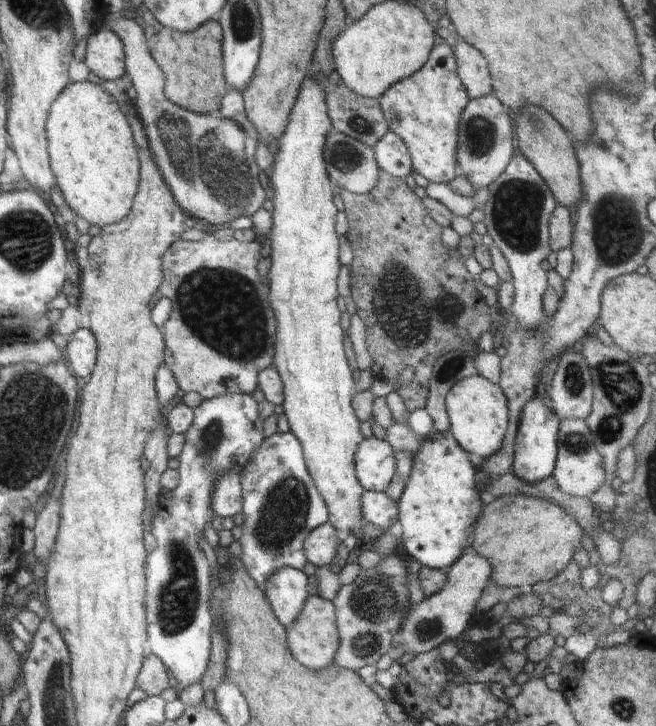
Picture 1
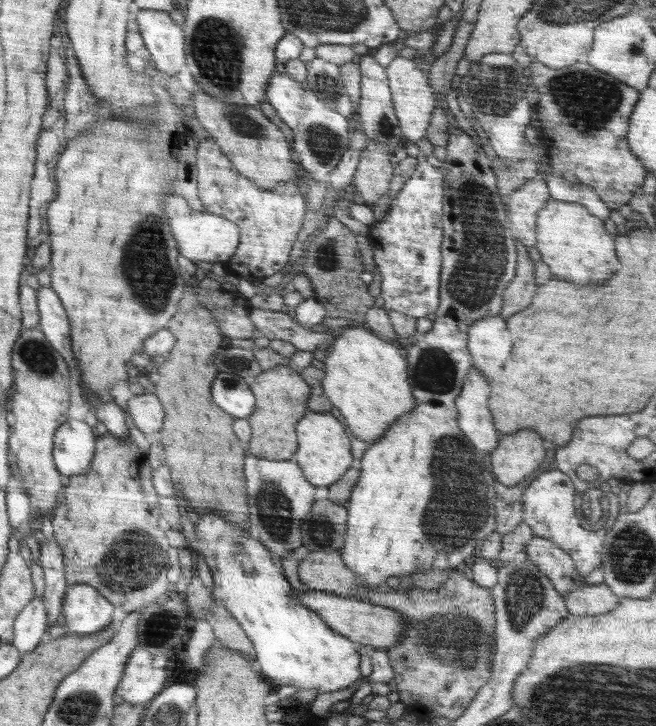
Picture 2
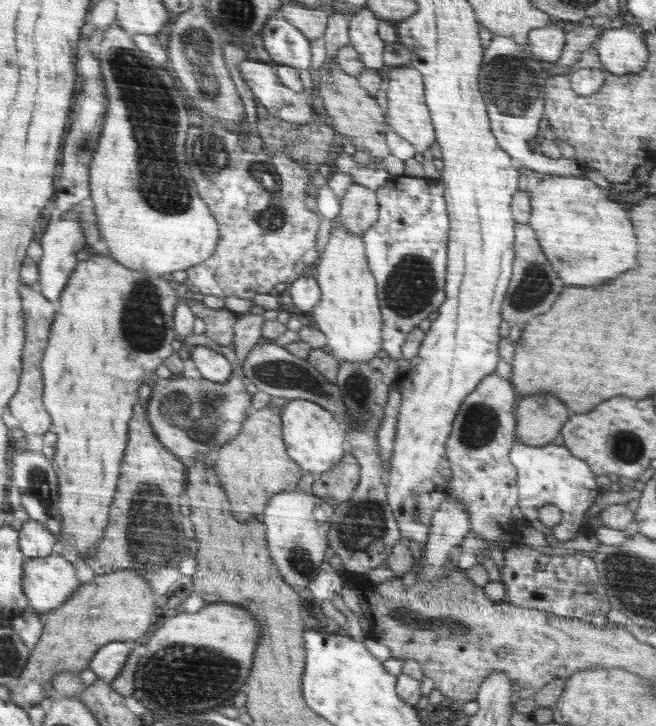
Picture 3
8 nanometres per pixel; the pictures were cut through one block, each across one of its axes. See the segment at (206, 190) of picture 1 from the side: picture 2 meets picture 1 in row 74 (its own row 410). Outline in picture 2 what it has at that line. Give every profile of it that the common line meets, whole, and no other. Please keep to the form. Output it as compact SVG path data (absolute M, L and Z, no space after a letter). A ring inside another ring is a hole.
M158 394L135 395L128 403L136 426L144 433L162 432L167 421L167 410Z

